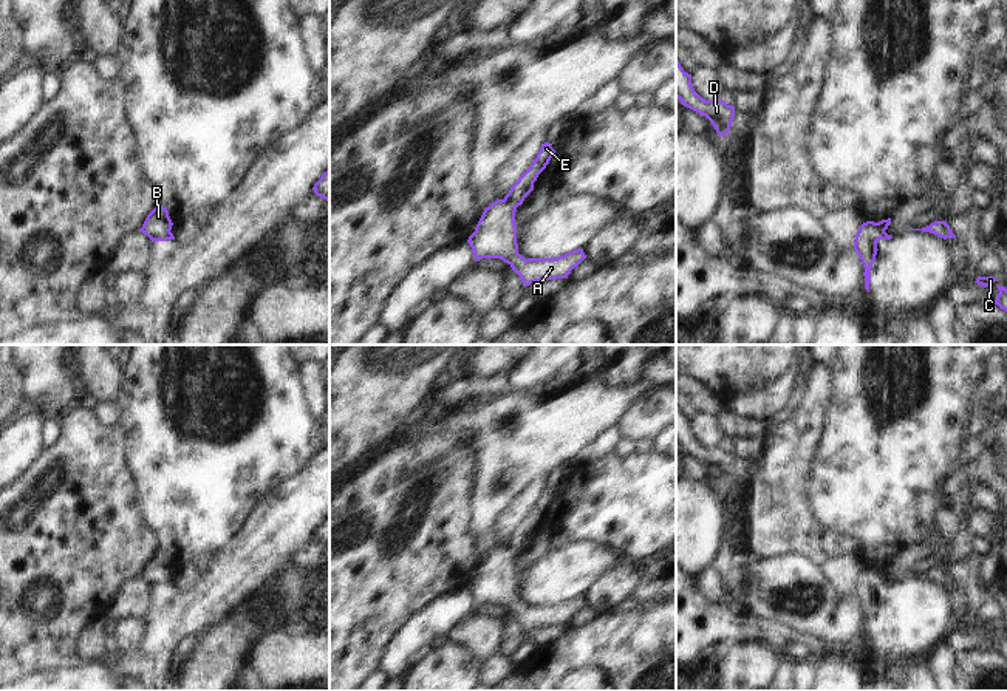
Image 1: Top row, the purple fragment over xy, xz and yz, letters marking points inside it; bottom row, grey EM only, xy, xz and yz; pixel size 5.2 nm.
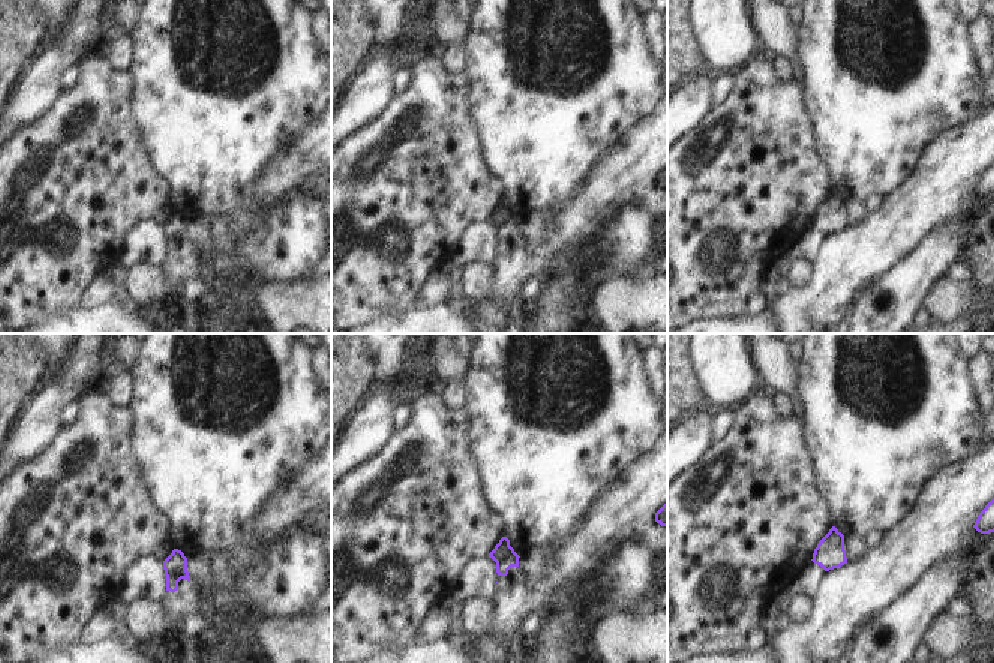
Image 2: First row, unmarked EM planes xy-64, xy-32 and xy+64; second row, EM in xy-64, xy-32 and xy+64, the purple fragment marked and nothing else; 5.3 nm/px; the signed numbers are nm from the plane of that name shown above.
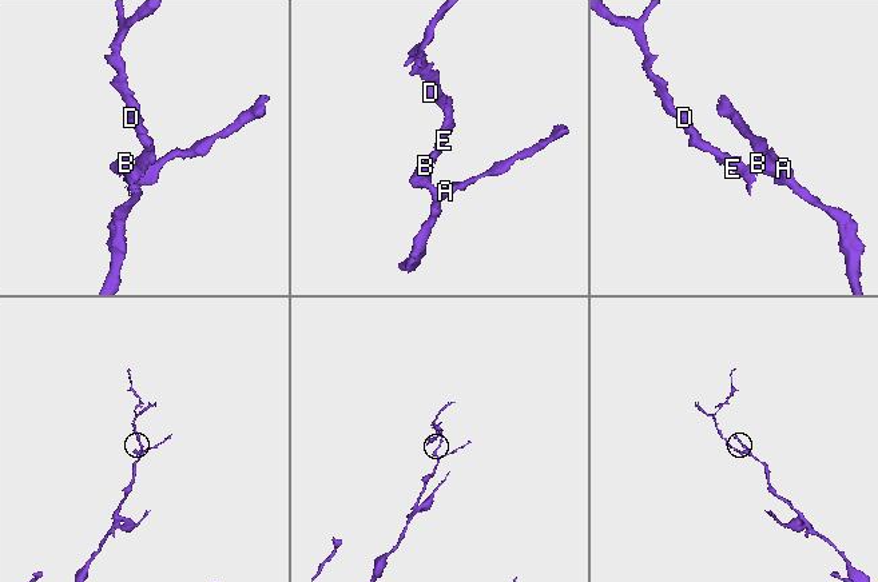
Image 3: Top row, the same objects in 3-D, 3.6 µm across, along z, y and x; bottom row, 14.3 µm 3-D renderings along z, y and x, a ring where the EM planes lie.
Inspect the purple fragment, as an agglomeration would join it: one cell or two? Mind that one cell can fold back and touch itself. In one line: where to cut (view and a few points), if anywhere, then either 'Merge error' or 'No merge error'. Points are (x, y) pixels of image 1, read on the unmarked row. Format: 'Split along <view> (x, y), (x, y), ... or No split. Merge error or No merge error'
Split along xz (505, 544), (515, 554). Merge error

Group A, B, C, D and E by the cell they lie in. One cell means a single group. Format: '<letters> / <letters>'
A B C / D E

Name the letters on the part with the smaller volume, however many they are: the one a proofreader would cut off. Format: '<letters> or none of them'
D, E

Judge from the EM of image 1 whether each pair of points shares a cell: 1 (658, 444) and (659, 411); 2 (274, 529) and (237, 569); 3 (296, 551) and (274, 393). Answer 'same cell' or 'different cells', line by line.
1: different cells
2: same cell
3: different cells

